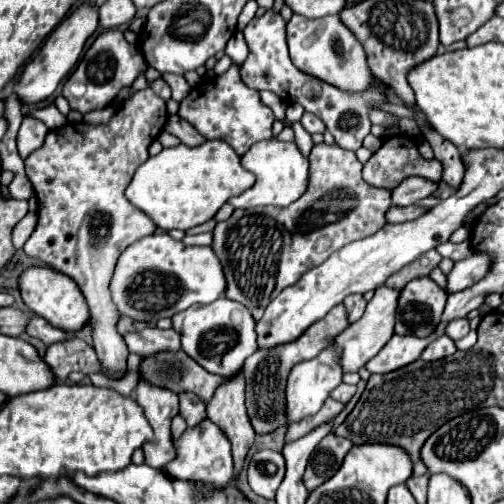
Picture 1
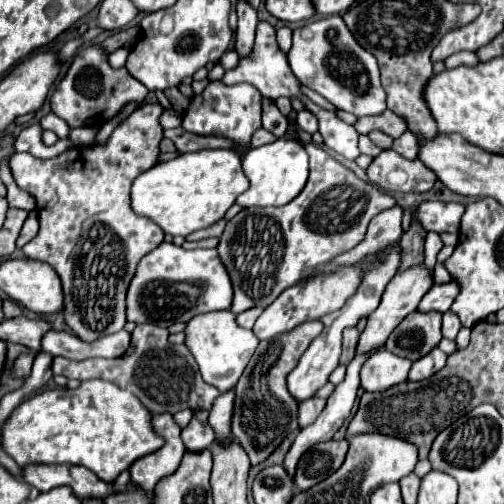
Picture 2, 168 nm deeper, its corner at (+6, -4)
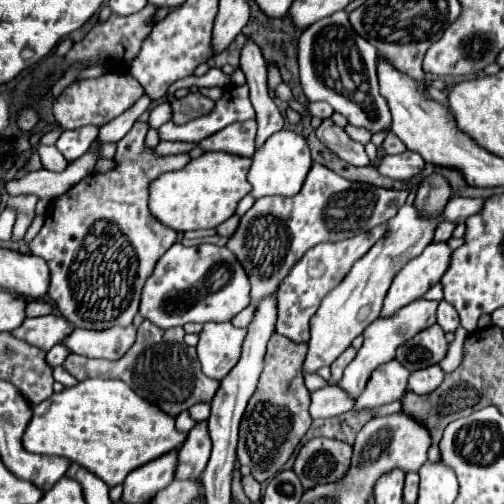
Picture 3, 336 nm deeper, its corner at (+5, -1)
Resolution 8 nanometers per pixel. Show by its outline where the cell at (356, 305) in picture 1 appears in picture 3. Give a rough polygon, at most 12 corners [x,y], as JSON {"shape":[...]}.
{"shape":[[354,347],[332,363],[332,377],[328,385],[338,385],[346,365],[356,357]]}

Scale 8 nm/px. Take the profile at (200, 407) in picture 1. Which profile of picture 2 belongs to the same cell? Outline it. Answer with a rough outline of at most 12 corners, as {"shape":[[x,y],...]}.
{"shape":[[195,410],[181,430],[187,450],[205,450],[215,440],[209,412]]}

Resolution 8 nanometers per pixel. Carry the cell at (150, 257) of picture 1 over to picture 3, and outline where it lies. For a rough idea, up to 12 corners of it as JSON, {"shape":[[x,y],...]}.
{"shape":[[174,243],[142,291],[162,329],[230,321],[250,281],[228,247]]}

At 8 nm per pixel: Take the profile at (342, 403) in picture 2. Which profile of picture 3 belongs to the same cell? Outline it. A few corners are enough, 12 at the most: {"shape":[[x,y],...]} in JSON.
{"shape":[[420,299],[364,331],[340,387],[358,397],[406,339],[436,323],[438,301]]}

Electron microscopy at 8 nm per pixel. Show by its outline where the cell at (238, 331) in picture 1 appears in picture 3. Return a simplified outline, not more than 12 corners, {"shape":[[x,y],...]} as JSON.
{"shape":[[206,323],[202,373],[224,379],[238,363],[246,329]]}

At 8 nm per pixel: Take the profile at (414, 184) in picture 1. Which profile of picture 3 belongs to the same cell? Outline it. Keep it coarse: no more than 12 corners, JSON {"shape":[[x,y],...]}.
{"shape":[[386,225],[318,243],[278,287],[276,333],[310,341],[322,297]]}

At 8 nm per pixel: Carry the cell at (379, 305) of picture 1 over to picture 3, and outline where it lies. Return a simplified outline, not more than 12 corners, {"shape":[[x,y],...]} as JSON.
{"shape":[[446,241],[430,243],[392,281],[382,317],[420,299],[450,267]]}

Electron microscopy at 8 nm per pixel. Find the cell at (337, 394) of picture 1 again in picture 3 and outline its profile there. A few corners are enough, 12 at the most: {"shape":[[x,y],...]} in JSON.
{"shape":[[304,373],[308,391],[328,385],[318,373]]}

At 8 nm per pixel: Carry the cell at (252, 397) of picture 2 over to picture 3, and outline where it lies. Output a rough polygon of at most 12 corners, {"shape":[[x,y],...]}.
{"shape":[[270,337],[238,463],[264,483],[312,419],[306,345]]}

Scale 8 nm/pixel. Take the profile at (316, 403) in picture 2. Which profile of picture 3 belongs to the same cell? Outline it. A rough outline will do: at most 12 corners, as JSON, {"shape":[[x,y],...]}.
{"shape":[[338,387],[312,393],[310,415],[334,417],[354,407],[354,397]]}

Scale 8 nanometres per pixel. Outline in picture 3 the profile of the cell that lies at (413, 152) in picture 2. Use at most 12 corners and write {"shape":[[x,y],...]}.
{"shape":[[392,131],[386,135],[382,147],[388,155],[404,153],[404,145]]}

